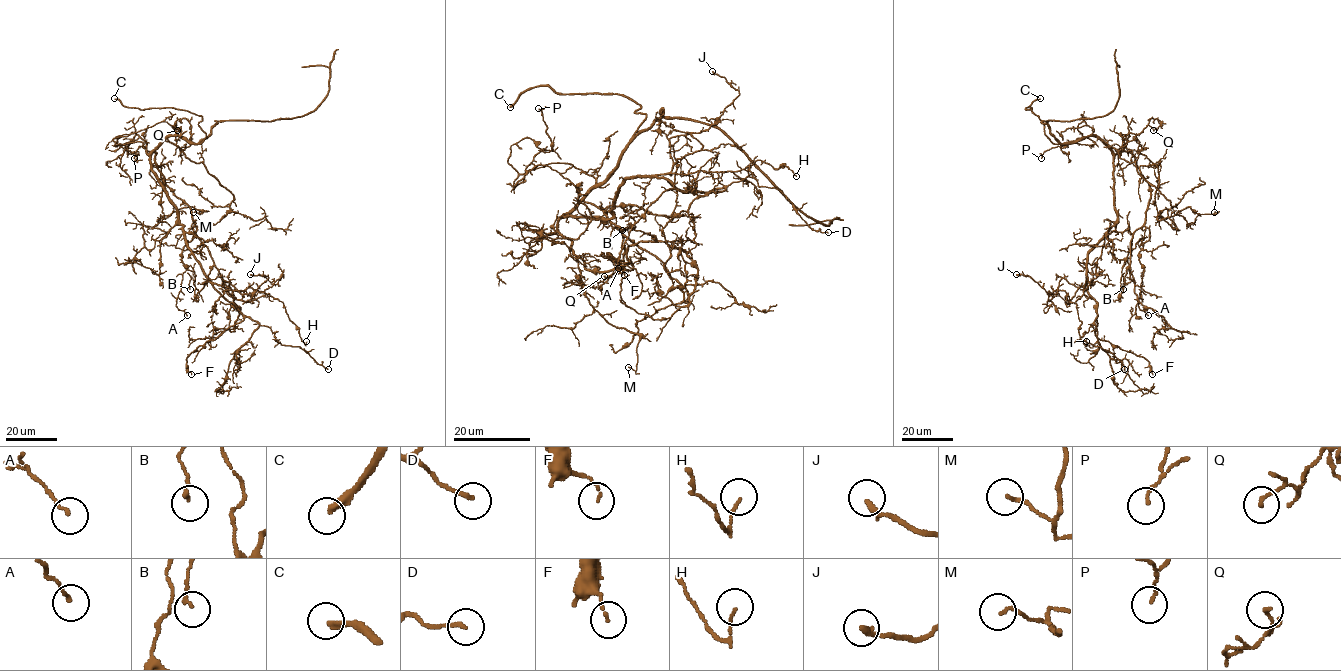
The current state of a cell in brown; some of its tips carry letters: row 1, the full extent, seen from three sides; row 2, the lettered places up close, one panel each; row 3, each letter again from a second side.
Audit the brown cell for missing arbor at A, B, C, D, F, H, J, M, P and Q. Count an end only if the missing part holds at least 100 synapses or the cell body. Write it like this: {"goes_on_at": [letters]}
{"goes_on_at": ["C"]}

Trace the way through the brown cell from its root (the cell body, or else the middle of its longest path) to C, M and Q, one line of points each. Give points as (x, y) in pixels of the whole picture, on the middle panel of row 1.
C: (564, 217), (614, 168), (646, 114), (621, 95), (548, 86), (527, 88), (510, 107)
M: (564, 217), (558, 230), (571, 241), (589, 303), (608, 323), (639, 336), (636, 369), (628, 367)
Q: (564, 217), (582, 201), (589, 202), (598, 206), (610, 225), (622, 233), (624, 266), (599, 285), (604, 276)

